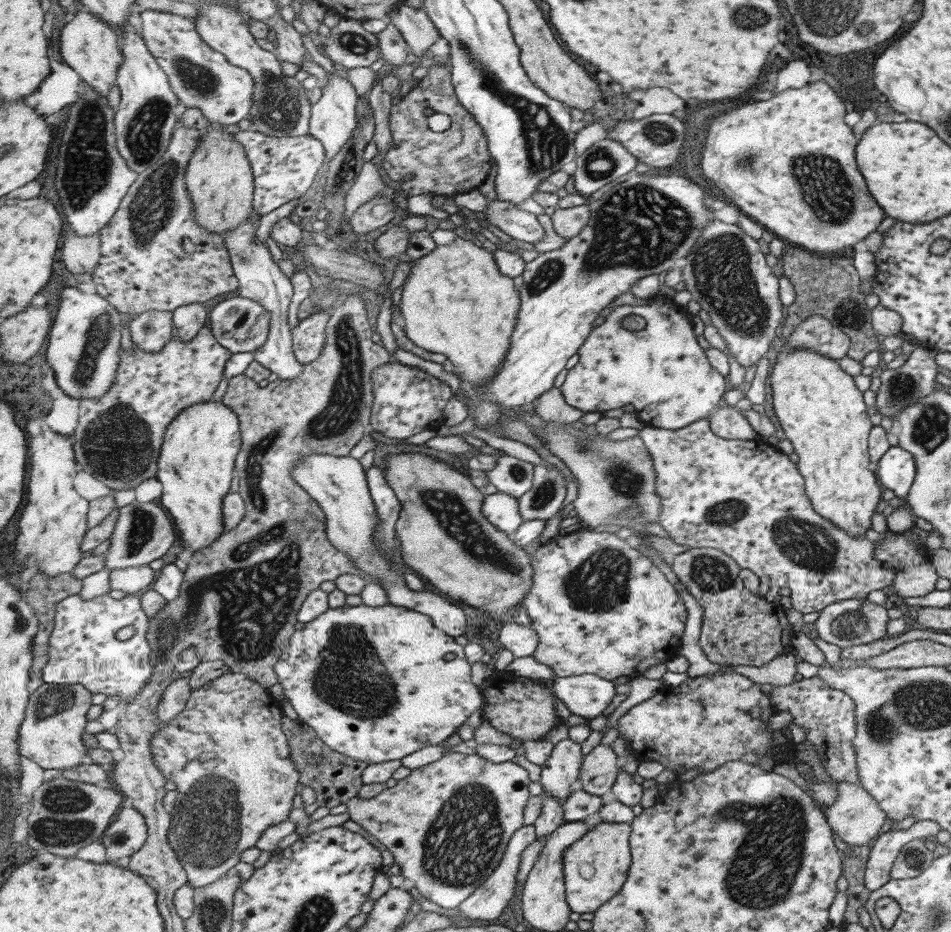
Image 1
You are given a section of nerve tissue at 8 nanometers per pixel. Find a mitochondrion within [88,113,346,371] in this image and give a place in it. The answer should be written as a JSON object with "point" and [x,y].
{"point":[152,204]}

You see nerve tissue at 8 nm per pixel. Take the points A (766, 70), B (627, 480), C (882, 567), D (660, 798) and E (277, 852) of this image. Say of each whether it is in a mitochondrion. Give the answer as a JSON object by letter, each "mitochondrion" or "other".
{"A":"other","B":"mitochondrion","C":"other","D":"other","E":"other"}

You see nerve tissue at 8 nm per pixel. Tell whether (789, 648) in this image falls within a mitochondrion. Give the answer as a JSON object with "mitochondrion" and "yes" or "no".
{"mitochondrion":"no"}

